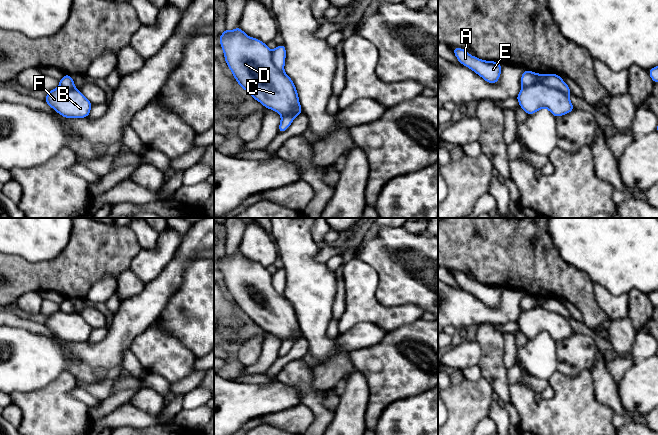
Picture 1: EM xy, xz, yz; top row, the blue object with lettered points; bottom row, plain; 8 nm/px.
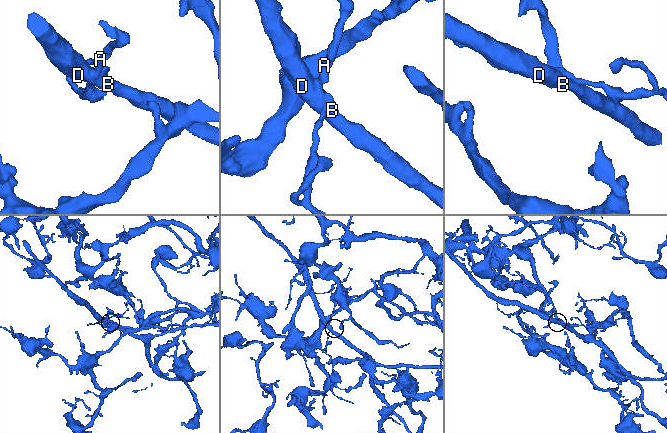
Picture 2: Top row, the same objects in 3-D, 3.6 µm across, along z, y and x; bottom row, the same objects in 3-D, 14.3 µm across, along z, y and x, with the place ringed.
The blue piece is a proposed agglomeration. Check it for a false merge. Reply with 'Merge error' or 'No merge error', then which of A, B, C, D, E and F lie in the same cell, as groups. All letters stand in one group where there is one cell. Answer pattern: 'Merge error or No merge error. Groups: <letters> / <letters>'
Merge error. Groups: A E / B C D F

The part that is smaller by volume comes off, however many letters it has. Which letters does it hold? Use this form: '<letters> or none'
A, E

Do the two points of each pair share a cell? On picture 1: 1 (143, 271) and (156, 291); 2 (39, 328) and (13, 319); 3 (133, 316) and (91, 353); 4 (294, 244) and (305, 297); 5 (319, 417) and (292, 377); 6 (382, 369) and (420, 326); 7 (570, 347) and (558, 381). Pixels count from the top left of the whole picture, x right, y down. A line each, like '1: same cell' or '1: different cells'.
1: different cells
2: same cell
3: same cell
4: same cell
5: same cell
6: same cell
7: different cells

